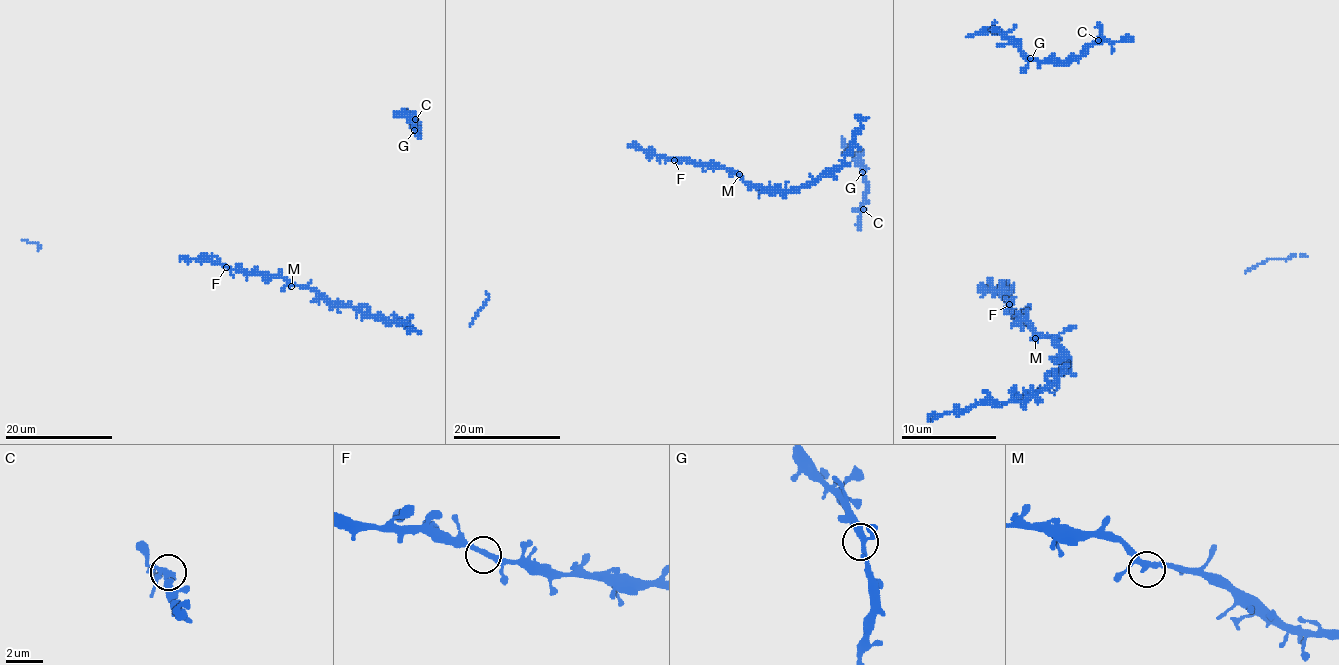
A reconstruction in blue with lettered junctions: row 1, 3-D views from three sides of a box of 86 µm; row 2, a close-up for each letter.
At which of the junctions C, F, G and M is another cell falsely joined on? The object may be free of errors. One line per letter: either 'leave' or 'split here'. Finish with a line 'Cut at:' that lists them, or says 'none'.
C: leave
F: leave
G: leave
M: leave
Cut at: none

